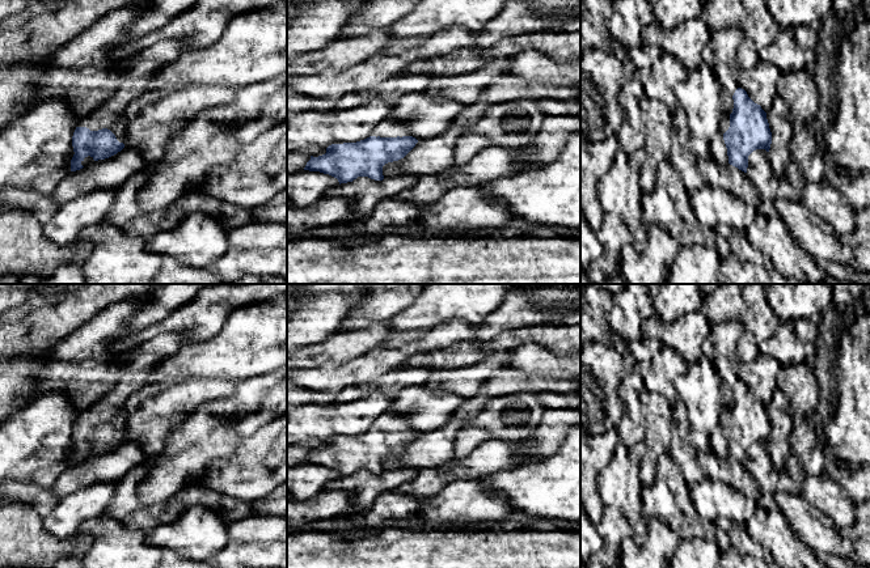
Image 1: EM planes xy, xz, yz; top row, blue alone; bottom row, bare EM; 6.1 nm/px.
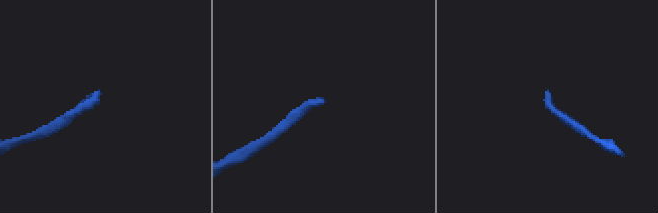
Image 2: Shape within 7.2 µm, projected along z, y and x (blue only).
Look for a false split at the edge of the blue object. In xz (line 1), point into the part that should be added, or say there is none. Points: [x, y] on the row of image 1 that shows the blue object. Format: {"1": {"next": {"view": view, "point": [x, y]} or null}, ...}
{"1": {"next": {"view": "xz", "point": [387, 128]}}}

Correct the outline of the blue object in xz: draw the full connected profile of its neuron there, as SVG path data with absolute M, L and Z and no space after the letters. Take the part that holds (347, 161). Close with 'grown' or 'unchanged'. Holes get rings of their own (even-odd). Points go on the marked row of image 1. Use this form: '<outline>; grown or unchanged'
M385 119L373 136L356 143L331 144L325 154L311 156L304 170L329 174L339 185L358 177L383 181L383 166L404 158L417 143L402 123Z; grown

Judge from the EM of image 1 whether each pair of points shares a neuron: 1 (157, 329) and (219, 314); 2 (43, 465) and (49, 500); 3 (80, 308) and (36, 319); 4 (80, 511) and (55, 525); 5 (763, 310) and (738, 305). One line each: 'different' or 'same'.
1: same
2: different
3: same
4: same
5: different

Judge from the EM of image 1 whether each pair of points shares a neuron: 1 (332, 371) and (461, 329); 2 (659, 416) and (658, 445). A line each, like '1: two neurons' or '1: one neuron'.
1: one neuron
2: one neuron

